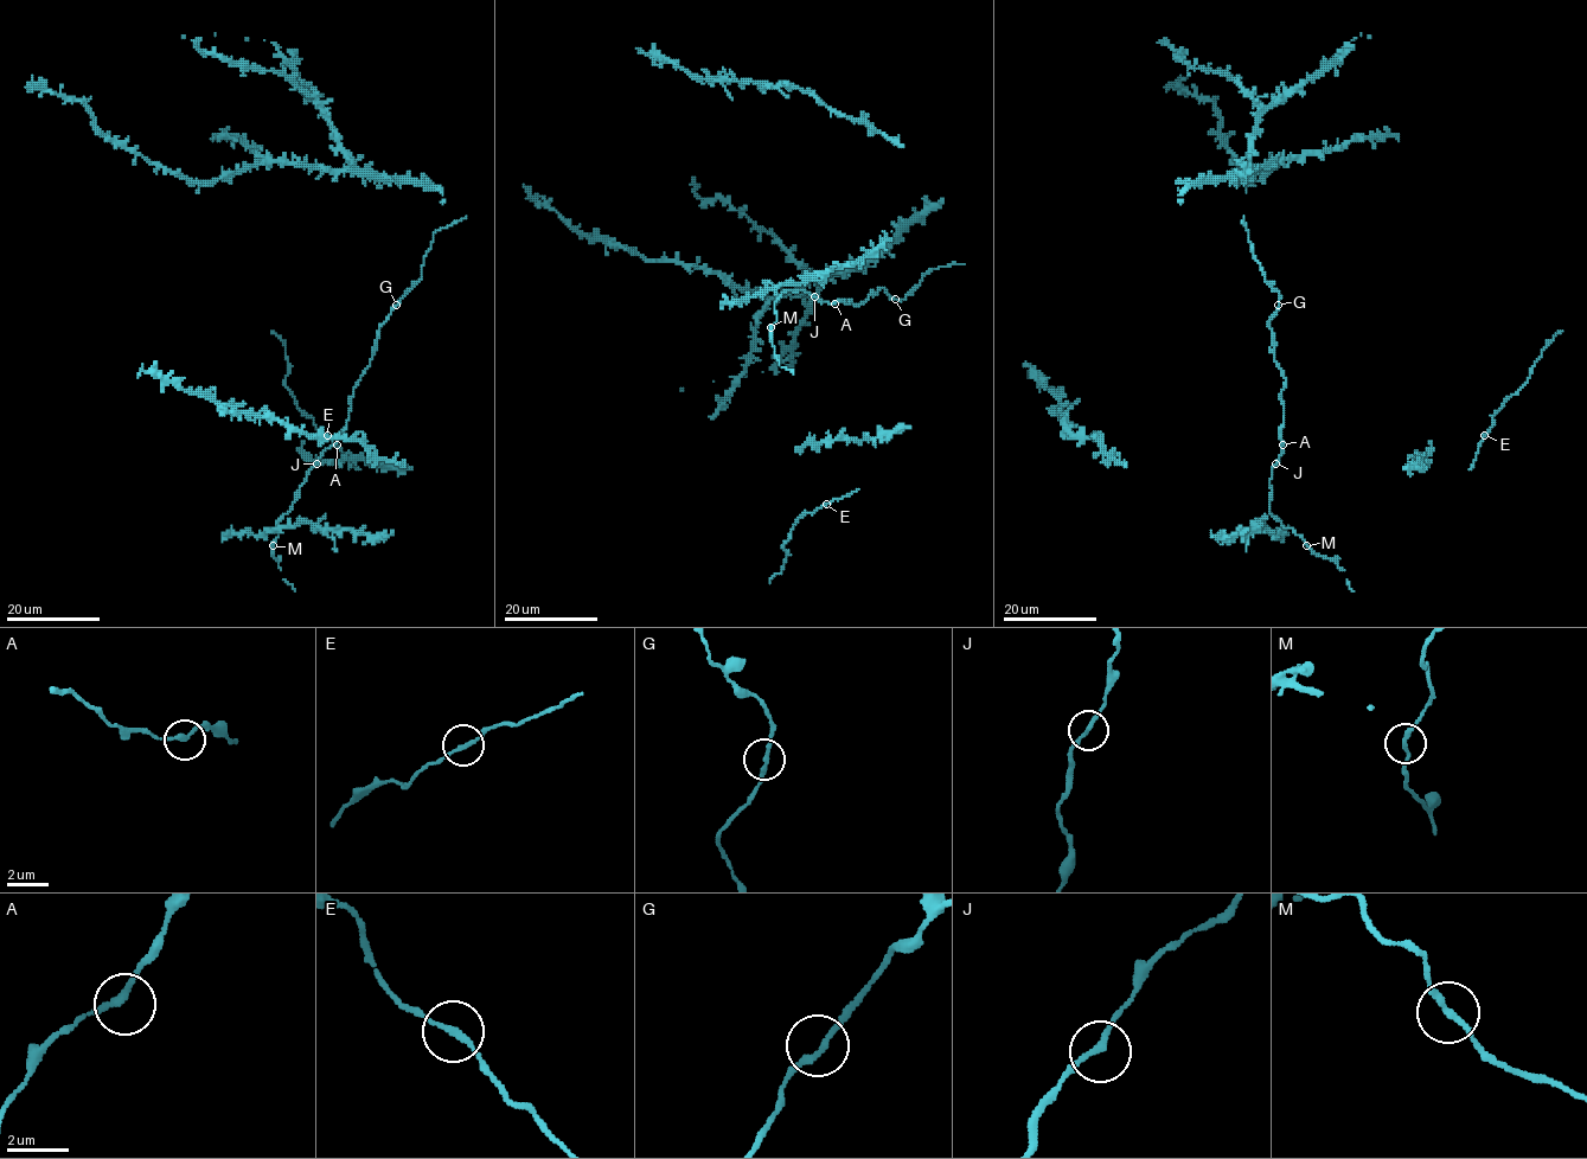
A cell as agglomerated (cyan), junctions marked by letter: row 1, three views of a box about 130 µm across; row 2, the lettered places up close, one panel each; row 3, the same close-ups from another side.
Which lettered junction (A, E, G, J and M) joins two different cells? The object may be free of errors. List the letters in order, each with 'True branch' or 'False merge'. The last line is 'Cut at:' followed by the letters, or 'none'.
A: True branch
E: True branch
G: True branch
J: True branch
M: True branch
Cut at: none

